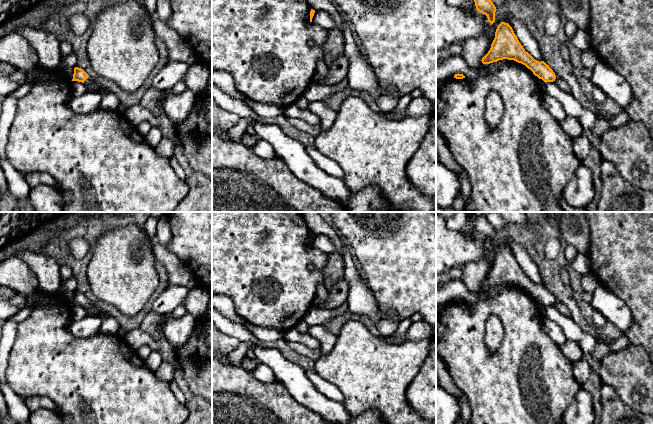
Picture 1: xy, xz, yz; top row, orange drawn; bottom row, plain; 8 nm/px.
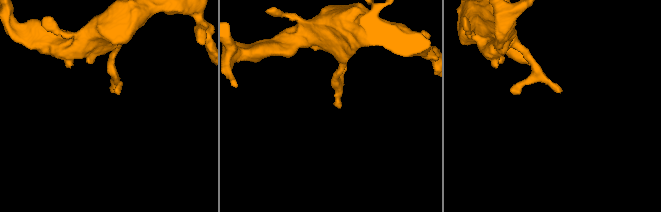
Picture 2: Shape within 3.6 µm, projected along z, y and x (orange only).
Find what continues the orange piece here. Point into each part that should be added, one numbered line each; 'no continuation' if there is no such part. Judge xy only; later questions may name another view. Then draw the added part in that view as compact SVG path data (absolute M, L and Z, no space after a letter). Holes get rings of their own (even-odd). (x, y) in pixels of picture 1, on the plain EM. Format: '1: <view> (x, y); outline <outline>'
1: xy (91, 309); outline M90 299L84 305L84 309L87 311L87 314L89 314L89 315L101 317L100 309L98 307L96 307Z

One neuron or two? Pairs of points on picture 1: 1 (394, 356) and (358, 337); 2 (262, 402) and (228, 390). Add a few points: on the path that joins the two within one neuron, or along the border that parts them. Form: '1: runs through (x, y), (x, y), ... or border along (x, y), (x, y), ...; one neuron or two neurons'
1: runs through (385, 356), (377, 356), (367, 346); one neuron
2: runs through (254, 402), (240, 402), (236, 398); one neuron

